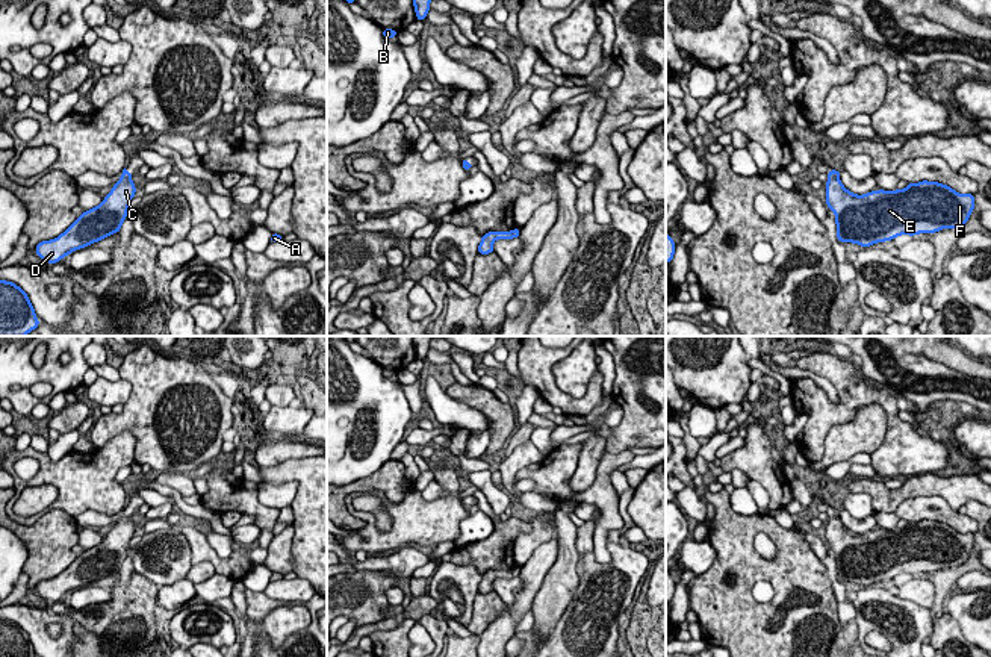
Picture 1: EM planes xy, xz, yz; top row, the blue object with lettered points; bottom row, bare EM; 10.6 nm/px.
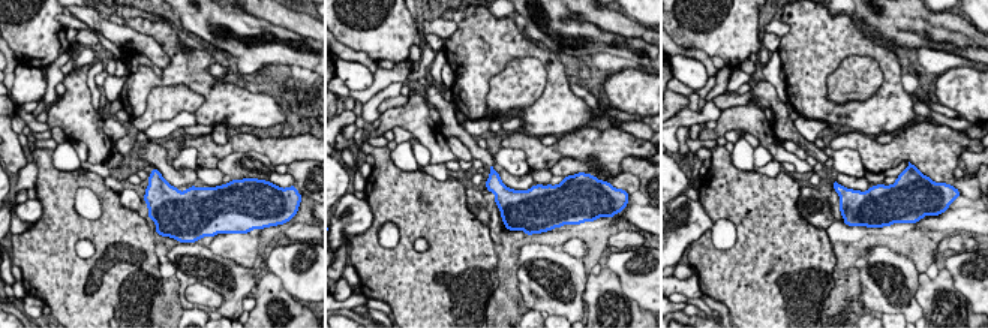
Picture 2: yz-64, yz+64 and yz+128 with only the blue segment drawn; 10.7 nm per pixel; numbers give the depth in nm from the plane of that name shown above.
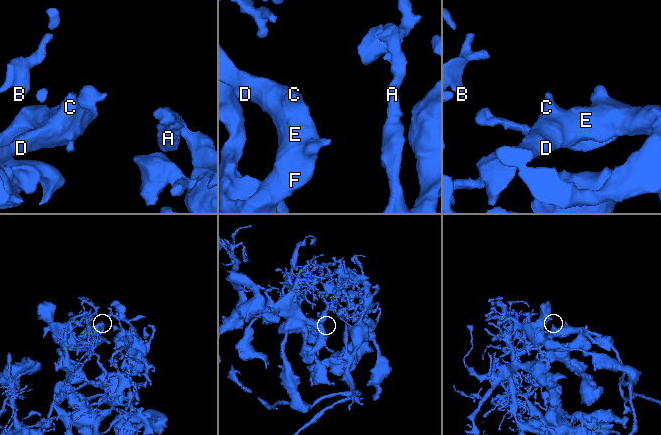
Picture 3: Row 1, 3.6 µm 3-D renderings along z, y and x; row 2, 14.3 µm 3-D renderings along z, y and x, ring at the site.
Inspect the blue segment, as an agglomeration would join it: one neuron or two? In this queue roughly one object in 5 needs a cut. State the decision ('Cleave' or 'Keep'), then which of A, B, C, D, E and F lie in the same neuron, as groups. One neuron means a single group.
Keep. Groups: A B C D E F

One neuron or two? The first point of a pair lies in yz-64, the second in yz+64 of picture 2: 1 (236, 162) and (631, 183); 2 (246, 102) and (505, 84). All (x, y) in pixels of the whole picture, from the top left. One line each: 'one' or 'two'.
1: one
2: two

